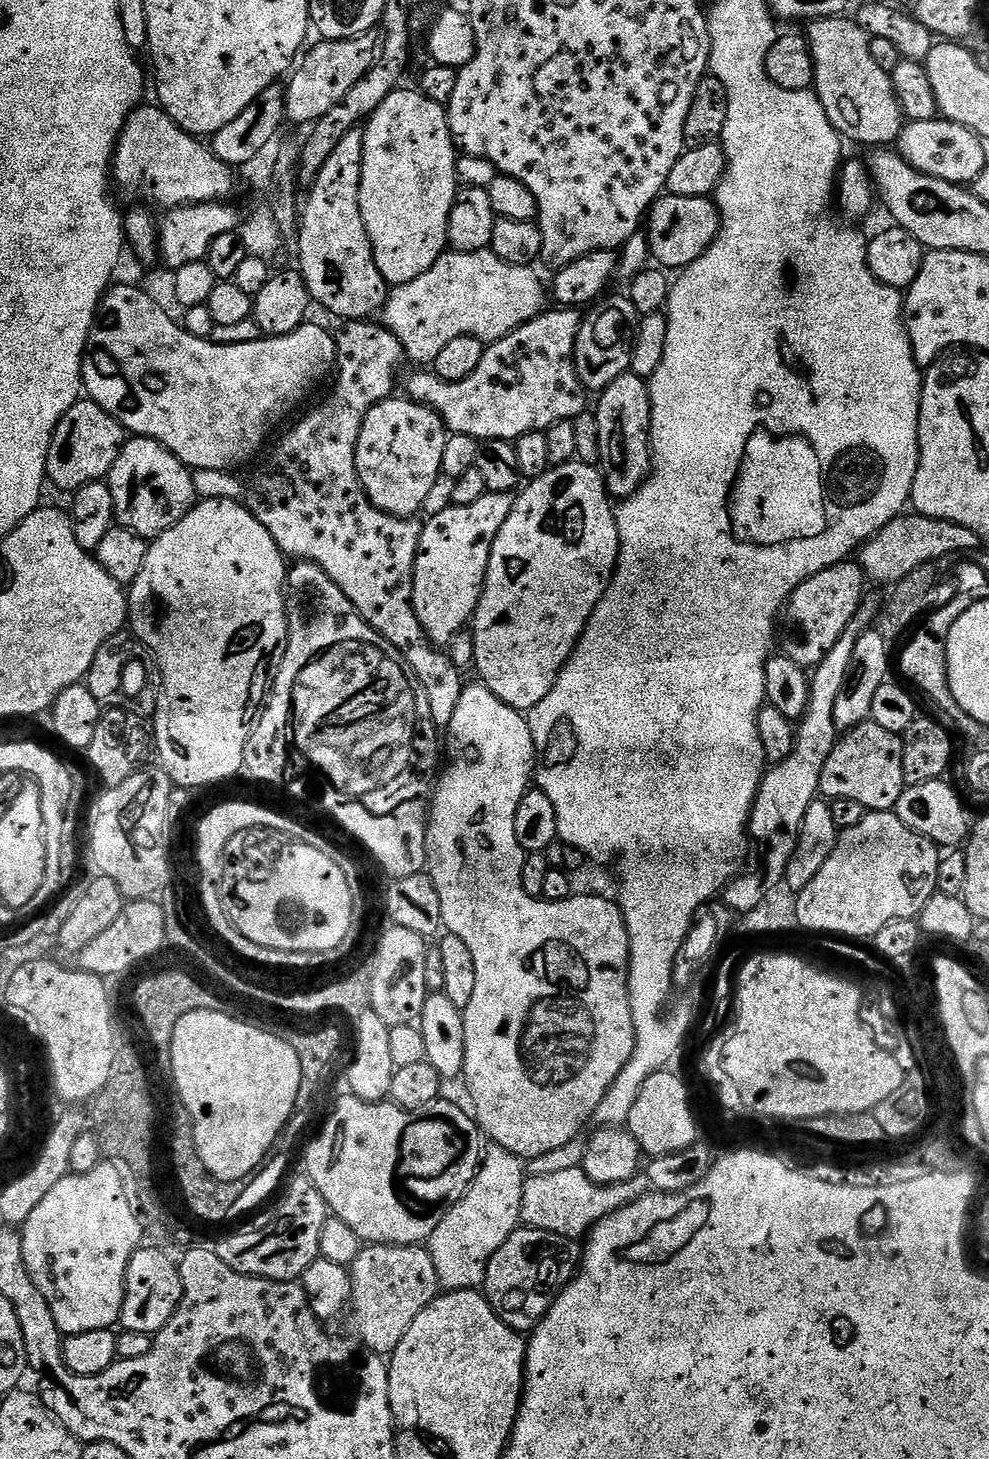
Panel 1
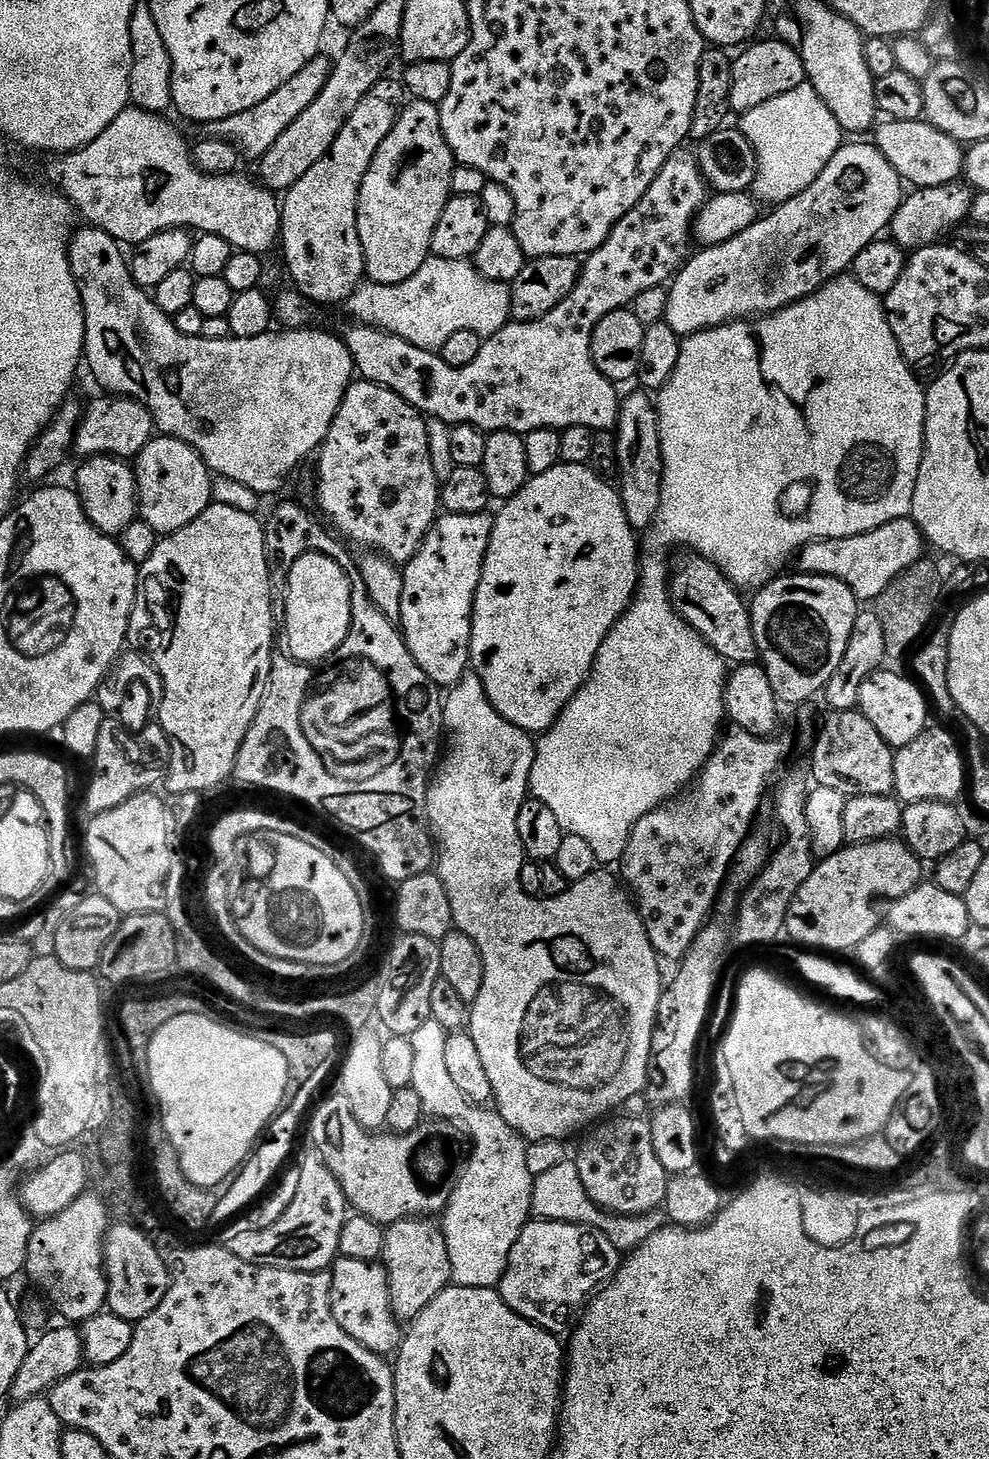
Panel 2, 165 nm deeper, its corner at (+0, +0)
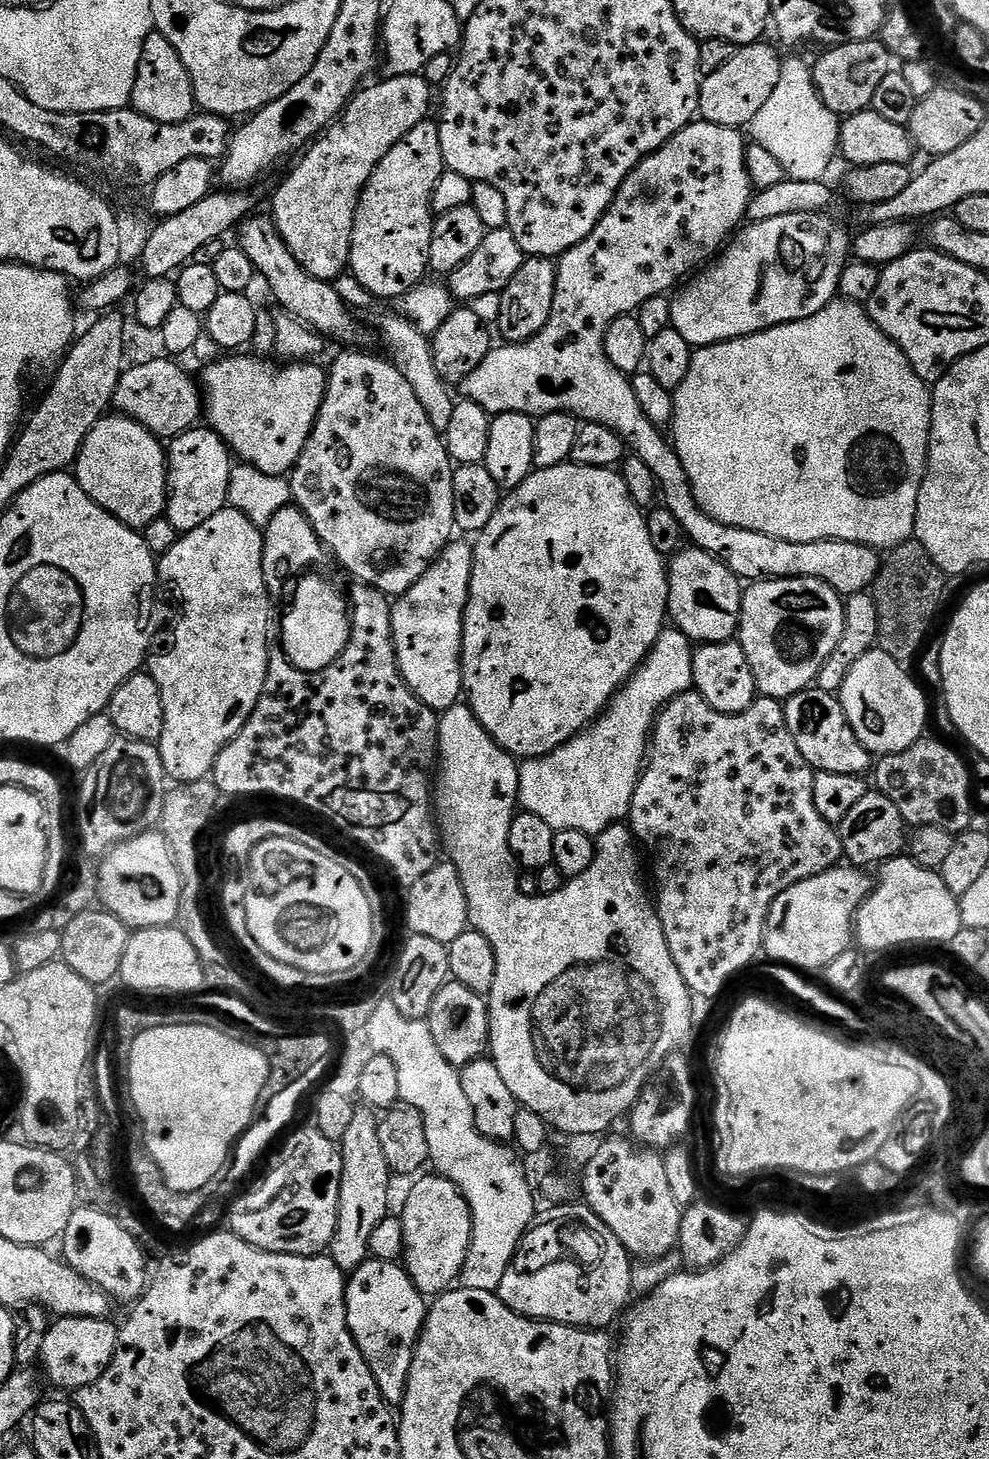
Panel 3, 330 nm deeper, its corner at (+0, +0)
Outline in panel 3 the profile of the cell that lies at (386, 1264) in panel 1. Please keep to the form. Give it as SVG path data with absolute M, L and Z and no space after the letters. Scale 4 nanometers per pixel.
M421 1175L421 1180L409 1190L400 1216L404 1227L402 1264L426 1298L440 1296L461 1279L472 1245L472 1211L460 1187L442 1175L431 1175Z

